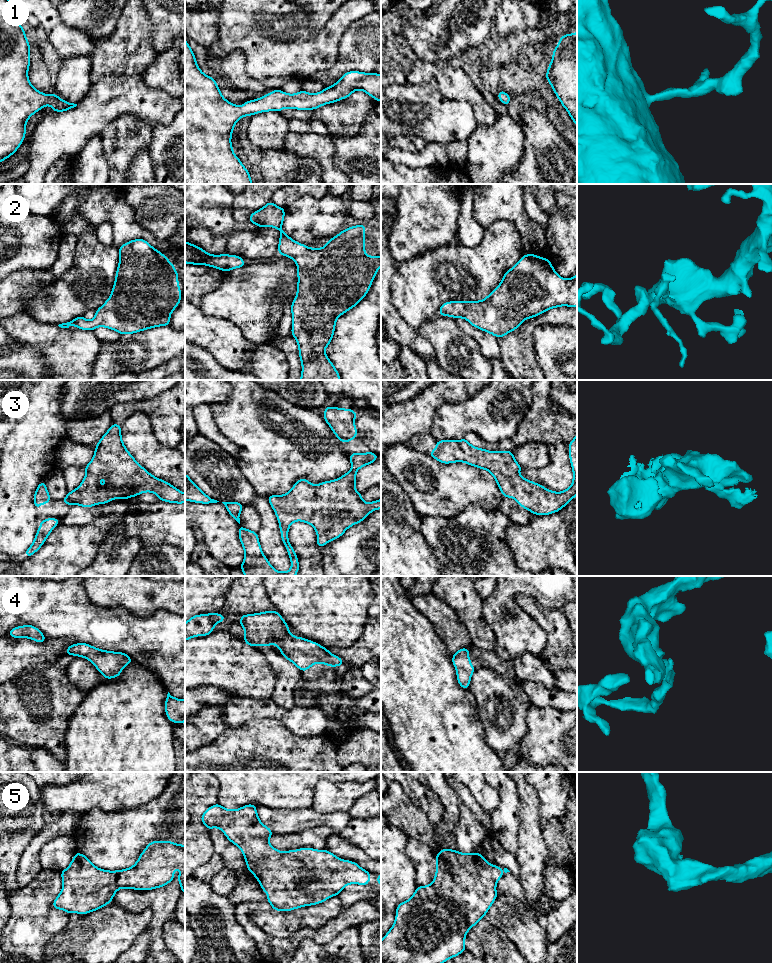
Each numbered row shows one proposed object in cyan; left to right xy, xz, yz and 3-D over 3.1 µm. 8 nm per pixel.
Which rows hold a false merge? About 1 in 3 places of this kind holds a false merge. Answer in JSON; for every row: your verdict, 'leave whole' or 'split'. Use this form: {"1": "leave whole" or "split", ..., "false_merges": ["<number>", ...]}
{"1": "leave whole", "2": "leave whole", "3": "leave whole", "4": "leave whole", "5": "leave whole", "false_merges": []}

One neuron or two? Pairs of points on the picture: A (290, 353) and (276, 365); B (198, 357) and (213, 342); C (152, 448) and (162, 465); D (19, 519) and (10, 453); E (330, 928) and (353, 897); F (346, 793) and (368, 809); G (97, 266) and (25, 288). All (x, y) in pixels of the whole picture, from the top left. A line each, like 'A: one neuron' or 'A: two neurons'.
A: two neurons
B: two neurons
C: one neuron
D: one neuron
E: two neurons
F: two neurons
G: two neurons

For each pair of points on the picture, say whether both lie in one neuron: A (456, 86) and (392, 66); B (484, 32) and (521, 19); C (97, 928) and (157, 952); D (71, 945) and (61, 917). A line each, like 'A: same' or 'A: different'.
A: same
B: different
C: different
D: different

